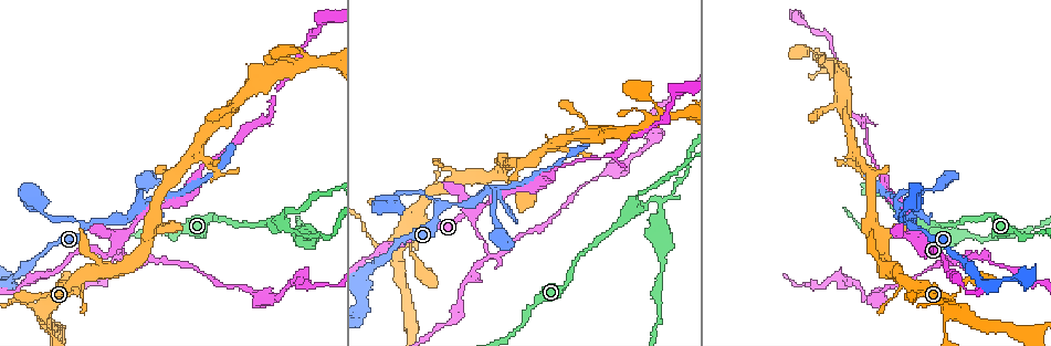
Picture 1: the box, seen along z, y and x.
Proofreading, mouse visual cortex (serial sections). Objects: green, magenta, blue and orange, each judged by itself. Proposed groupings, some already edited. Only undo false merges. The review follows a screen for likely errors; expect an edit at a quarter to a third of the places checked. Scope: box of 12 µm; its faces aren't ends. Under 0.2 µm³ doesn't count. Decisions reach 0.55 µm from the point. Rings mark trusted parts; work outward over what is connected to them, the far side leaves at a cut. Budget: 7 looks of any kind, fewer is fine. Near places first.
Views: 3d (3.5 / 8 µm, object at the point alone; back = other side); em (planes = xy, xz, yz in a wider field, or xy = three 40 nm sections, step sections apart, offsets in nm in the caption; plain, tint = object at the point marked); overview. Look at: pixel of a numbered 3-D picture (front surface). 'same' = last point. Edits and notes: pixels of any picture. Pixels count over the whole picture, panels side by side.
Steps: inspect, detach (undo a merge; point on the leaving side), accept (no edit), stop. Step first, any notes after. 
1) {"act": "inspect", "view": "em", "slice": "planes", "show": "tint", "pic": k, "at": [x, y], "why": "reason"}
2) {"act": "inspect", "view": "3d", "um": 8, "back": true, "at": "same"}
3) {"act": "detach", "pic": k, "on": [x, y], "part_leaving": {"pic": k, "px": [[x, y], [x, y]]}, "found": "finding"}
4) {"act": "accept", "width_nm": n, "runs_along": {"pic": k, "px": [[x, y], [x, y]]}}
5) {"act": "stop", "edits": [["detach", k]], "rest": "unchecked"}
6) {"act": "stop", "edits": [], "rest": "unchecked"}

{"act": "inspect", "view": "3d", "um": 3.5, "pic": 1, "at": [439, 212], "why": "thin arm on a thick one"}

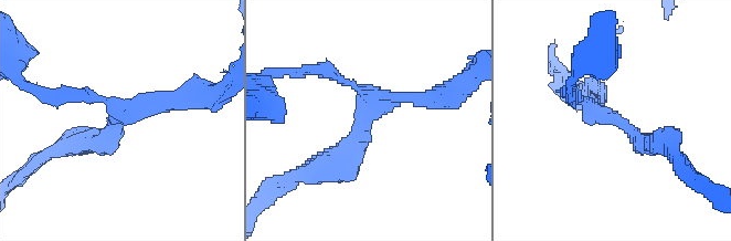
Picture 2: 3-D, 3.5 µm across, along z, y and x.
{"act": "inspect", "view": "em", "slice": "xy", "step": 5, "show": "tint", "pic": 2, "at": [613, 116], "arms": 3, "arm_widths_nm": [150, 200, 350]}

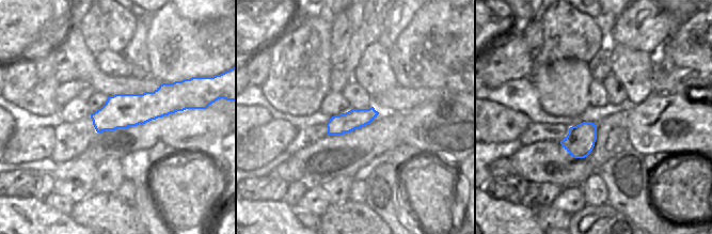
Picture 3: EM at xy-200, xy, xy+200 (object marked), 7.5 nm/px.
{"act": "accept", "runs_along": {"pic": 3, "px": [[182, 107], [93, 115]]}, "found": "all the same cell"}

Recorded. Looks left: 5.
{"act": "inspect", "view": "3d", "um": 3.5, "pic": 1, "at": [495, 186], "why": "sharp bend"}

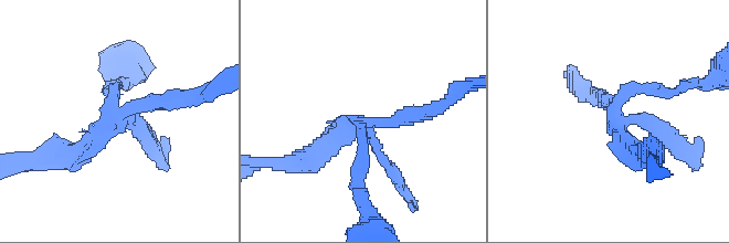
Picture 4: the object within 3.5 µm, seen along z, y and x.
{"act": "inspect", "view": "em", "slice": "planes", "show": "plain", "pic": 4, "at": [365, 126], "why": "shape alone is not enough"}

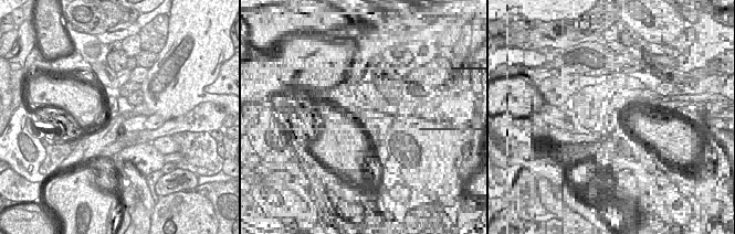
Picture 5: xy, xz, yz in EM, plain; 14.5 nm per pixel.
{"act": "inspect", "view": "em", "slice": "planes", "show": "tint", "at": "same", "why": "where the object lies"}

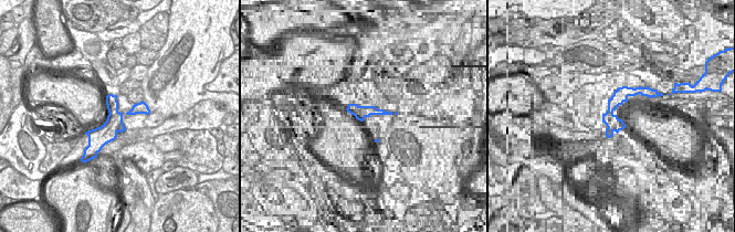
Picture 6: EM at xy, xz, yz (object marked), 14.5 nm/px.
{"act": "accept", "runs_along": {"pic": 4, "px": [[641, 155], [615, 107], [630, 86], [678, 90]]}, "found": "continuous, no second cell"}

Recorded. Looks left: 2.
{"act": "inspect", "view": "em", "slice": "xy", "step": 5, "show": "tint", "pic": 1, "at": [662, 204]}

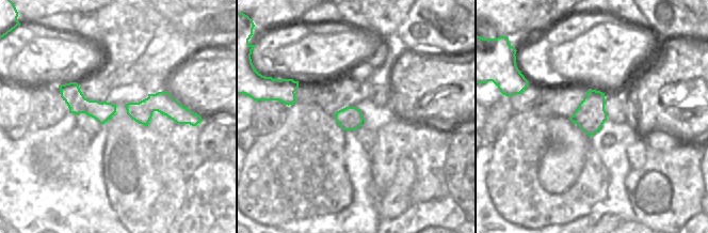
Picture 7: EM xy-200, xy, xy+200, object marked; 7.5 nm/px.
{"act": "inspect", "view": "3d", "um": 3.5, "at": "same"}

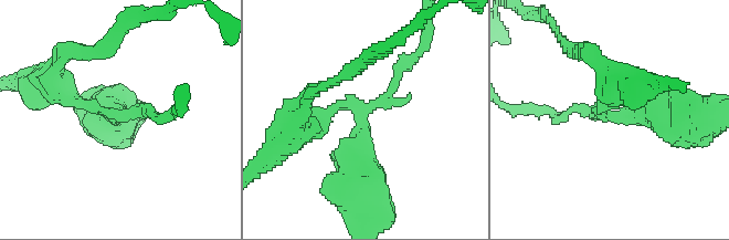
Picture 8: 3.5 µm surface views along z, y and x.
{"act": "detach", "pic": 8, "on": [84, 118], "width_nm": 180, "part_leaving": {"pic": 8, "px": [[84, 103], [112, 116]]}, "found": "two cells meet here"}

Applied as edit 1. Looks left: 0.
{"act": "stop", "edits": [["detach", 8]], "rest": "unchecked"}

